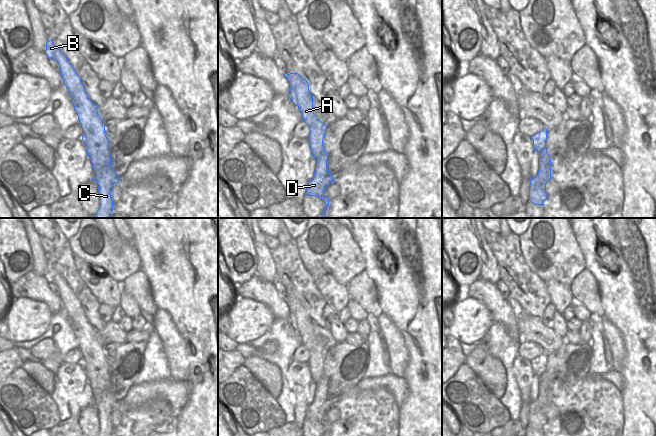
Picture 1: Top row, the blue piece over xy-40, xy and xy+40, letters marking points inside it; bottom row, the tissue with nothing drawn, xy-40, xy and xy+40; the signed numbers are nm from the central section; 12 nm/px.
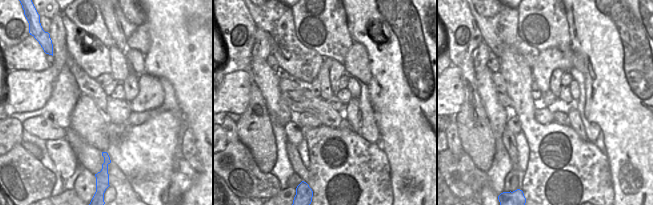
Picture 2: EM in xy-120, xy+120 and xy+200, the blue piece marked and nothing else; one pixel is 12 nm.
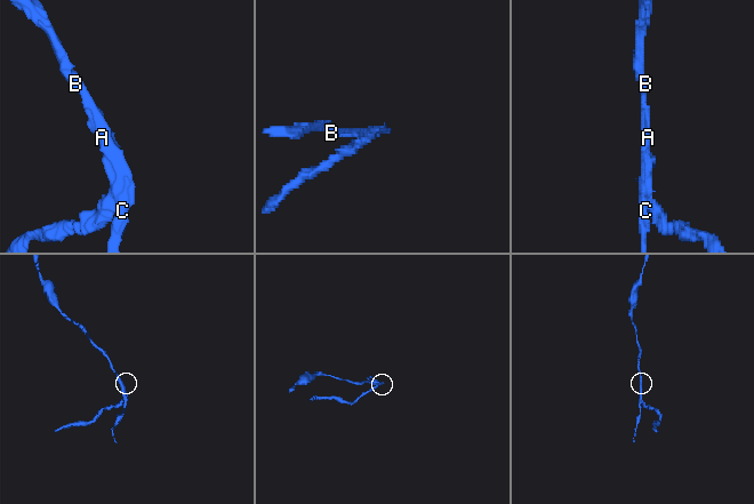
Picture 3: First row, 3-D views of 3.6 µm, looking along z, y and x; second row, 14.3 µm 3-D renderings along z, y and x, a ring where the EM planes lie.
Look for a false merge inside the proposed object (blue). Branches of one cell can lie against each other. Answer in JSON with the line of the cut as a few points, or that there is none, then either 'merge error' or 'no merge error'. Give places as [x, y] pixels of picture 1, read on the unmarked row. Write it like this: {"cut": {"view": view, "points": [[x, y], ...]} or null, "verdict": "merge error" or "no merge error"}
{"cut": {"view": "xy-40", "points": [[94, 386], [104, 390], [98, 397], [95, 405]]}, "verdict": "merge error"}

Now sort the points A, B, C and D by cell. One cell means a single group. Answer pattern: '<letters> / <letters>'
A B C / D

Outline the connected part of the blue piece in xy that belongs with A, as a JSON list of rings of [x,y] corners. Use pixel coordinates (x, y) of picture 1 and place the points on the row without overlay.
[[[285,297],[284,300],[289,306],[289,322],[298,331],[302,344],[309,350],[309,360],[307,362],[311,378],[317,387],[322,379],[328,382],[323,364],[325,362],[327,350],[323,348],[314,338],[313,319],[309,315],[309,308],[298,297]]]

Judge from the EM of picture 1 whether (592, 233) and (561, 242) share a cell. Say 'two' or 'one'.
two

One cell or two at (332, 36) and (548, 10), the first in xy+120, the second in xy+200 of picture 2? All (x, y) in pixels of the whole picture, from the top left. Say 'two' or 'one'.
one

